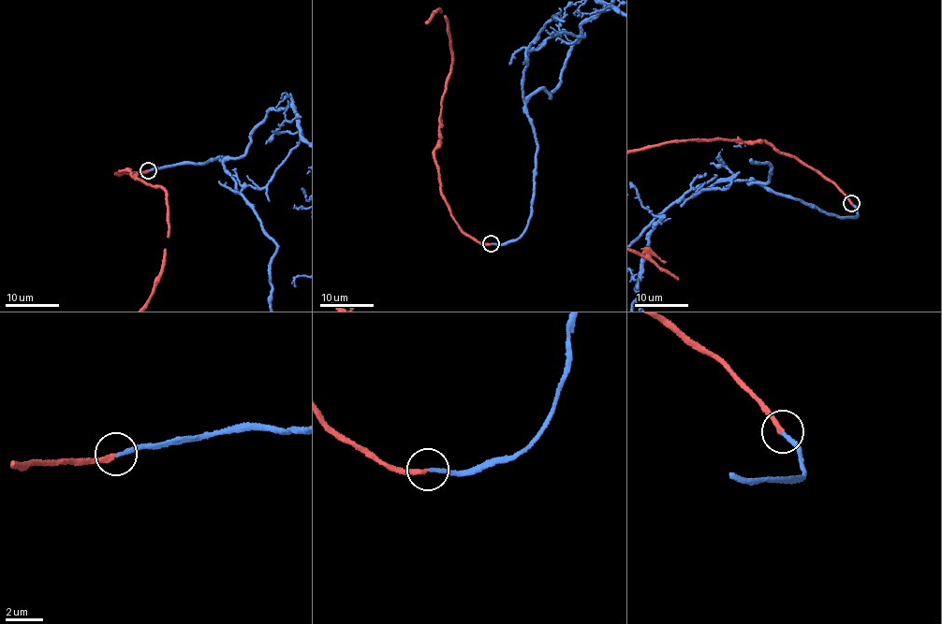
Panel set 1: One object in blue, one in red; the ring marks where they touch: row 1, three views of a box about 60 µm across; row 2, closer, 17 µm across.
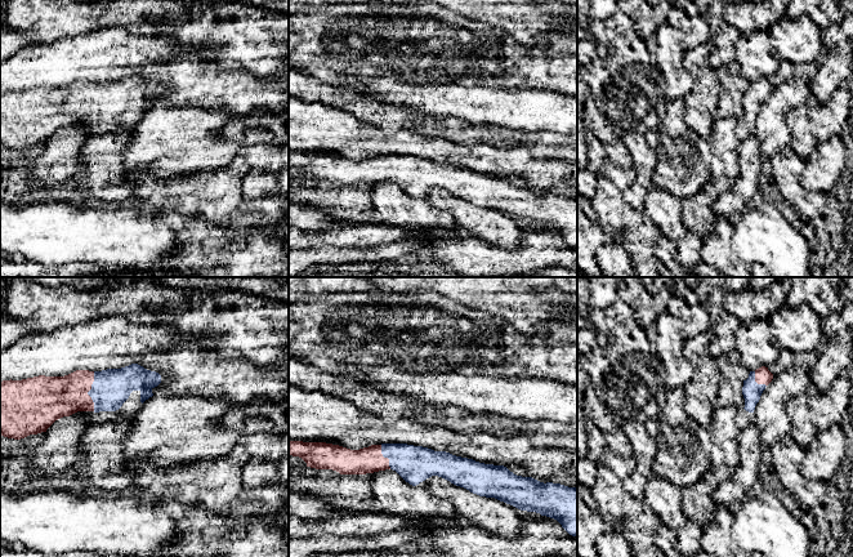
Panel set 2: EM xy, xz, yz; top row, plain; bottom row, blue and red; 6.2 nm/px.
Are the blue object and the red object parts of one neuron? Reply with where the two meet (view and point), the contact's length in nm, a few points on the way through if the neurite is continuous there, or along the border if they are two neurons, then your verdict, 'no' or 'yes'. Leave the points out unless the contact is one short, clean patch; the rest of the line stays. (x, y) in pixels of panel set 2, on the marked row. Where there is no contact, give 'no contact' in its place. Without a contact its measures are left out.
contact xy (89, 391); length 240 nm; way xy (111, 388), (106, 391), (89, 391), (50, 397); yes

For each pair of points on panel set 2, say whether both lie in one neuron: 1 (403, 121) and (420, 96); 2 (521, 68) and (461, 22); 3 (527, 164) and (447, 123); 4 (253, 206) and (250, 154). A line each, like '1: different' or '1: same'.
1: different
2: same
3: different
4: same

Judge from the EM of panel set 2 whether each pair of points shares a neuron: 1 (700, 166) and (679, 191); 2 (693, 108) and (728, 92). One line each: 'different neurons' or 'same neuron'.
1: same neuron
2: different neurons

